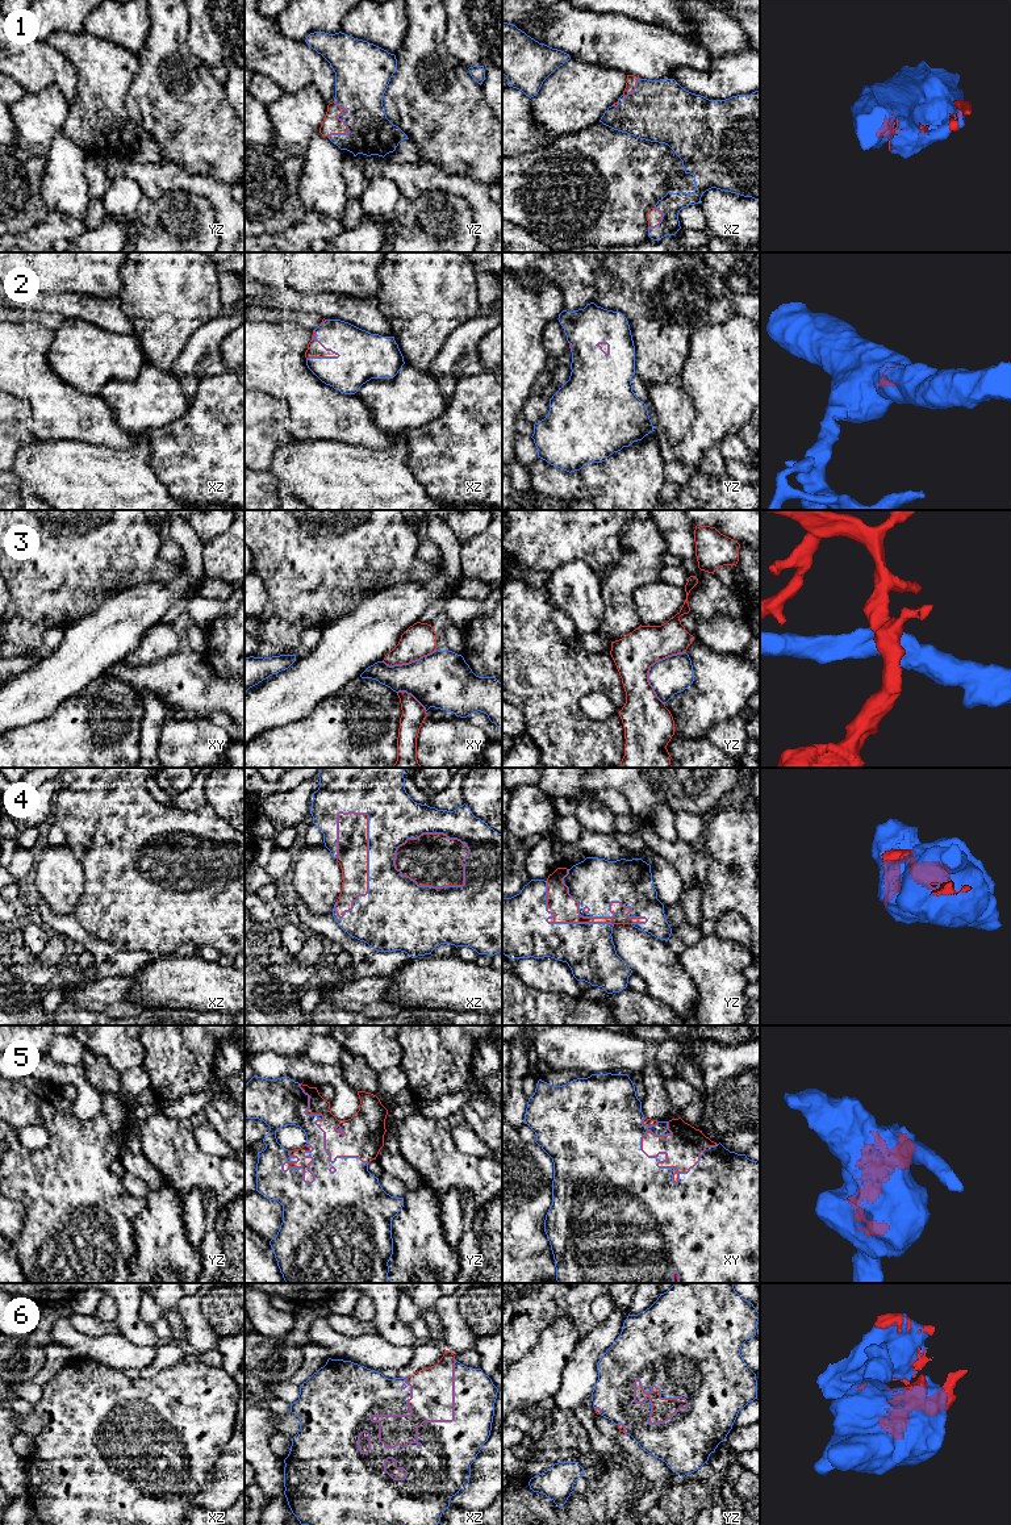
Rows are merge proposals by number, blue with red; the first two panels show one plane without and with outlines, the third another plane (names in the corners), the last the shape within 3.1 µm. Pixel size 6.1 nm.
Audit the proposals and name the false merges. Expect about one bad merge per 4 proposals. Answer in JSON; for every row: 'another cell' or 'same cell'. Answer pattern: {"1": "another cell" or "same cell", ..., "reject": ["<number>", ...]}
{"1": "same cell", "2": "same cell", "3": "another cell", "4": "same cell", "5": "same cell", "6": "same cell", "reject": ["3"]}

